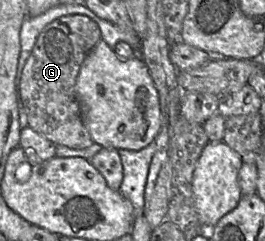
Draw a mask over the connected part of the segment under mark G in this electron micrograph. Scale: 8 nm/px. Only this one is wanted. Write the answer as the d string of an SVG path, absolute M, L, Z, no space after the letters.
M62 16L45 26L24 65L18 95L27 115L27 126L55 145L79 150L94 143L82 119L75 84L81 64L101 39L99 26L89 17Z

